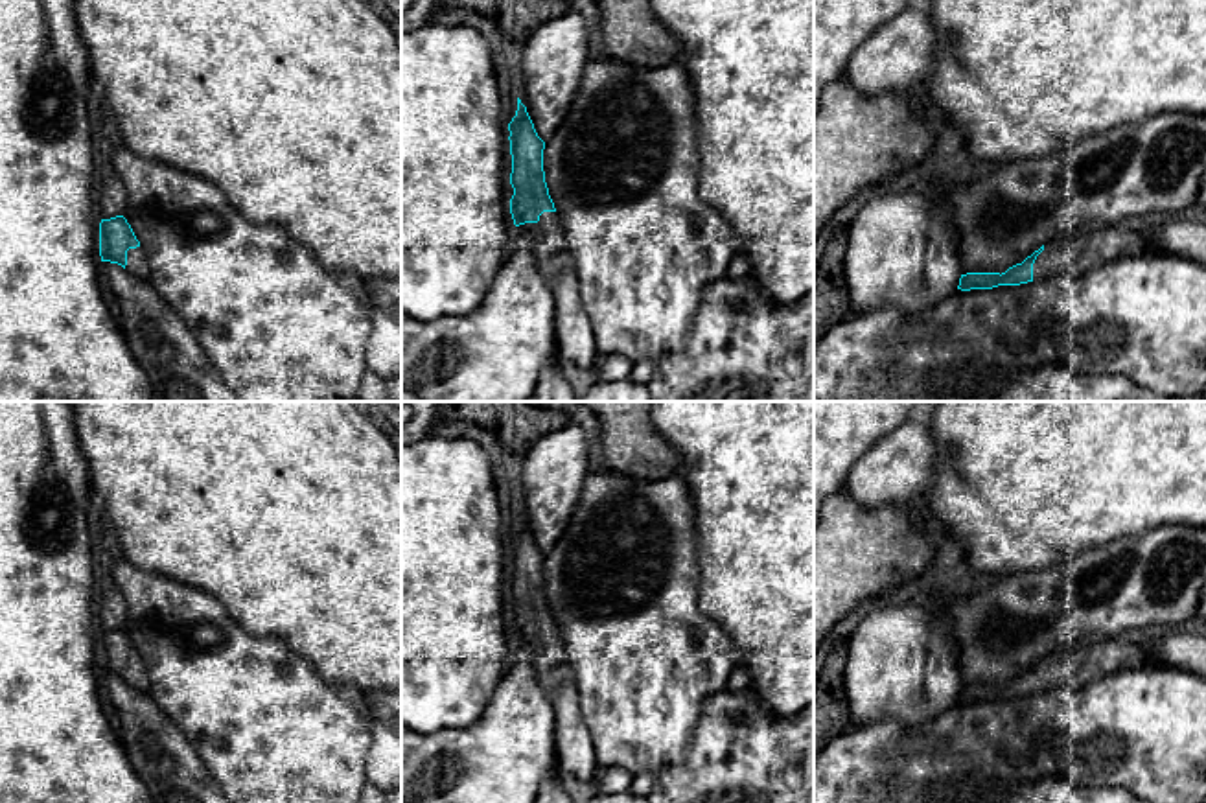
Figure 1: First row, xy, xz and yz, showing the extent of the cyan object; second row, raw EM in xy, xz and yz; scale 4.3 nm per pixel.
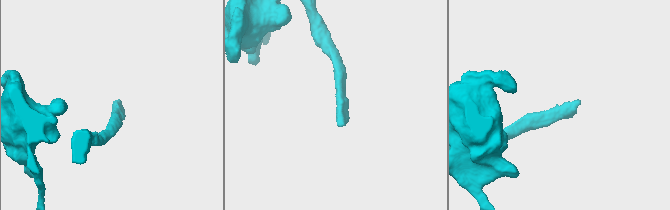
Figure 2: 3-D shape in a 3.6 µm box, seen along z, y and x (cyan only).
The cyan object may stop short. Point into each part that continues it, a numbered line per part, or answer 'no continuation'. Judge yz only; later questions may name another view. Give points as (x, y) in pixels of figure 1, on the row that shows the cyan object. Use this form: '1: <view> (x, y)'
1: yz (1066, 255)

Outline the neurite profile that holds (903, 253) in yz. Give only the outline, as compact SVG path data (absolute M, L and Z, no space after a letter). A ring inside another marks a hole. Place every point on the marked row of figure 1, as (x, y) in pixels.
M878 190L856 214L847 238L851 317L882 309L910 317L957 291L959 236L941 192Z

